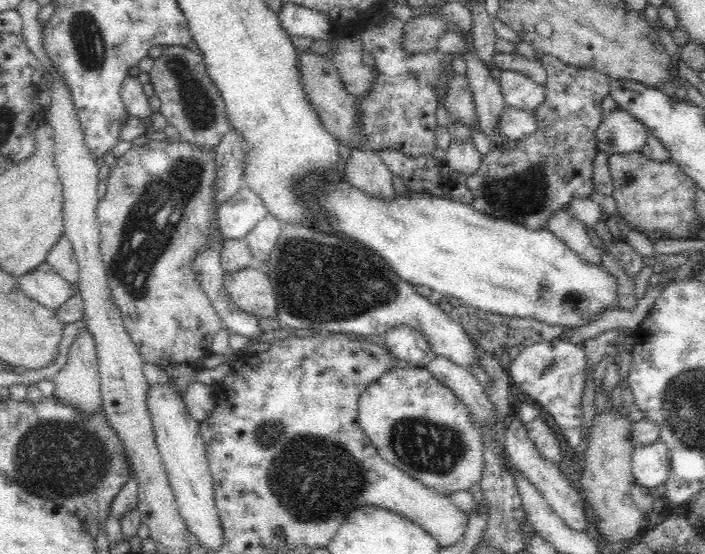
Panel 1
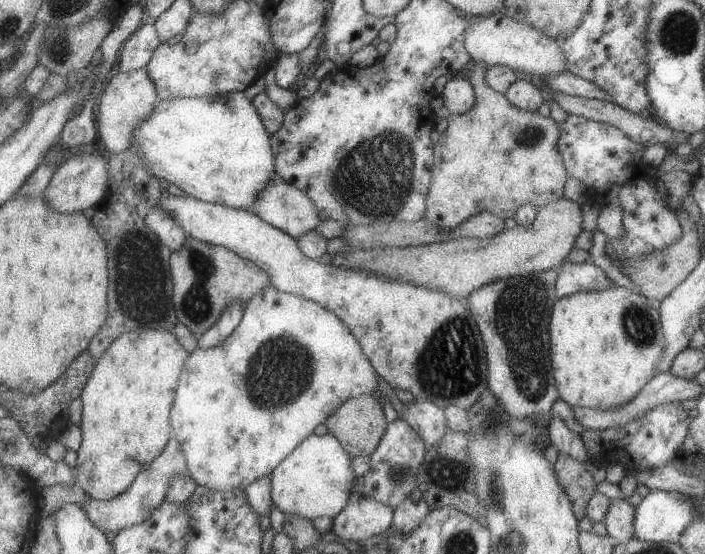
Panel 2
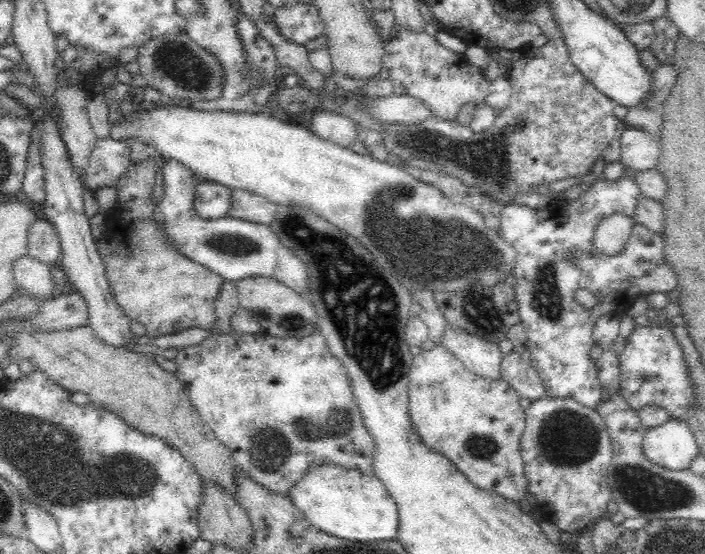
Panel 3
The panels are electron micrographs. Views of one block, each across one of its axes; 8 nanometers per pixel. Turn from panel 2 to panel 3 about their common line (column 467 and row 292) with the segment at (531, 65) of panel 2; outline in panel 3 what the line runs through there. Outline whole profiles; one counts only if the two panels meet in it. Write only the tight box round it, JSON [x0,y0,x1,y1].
[13,254,57,299]

